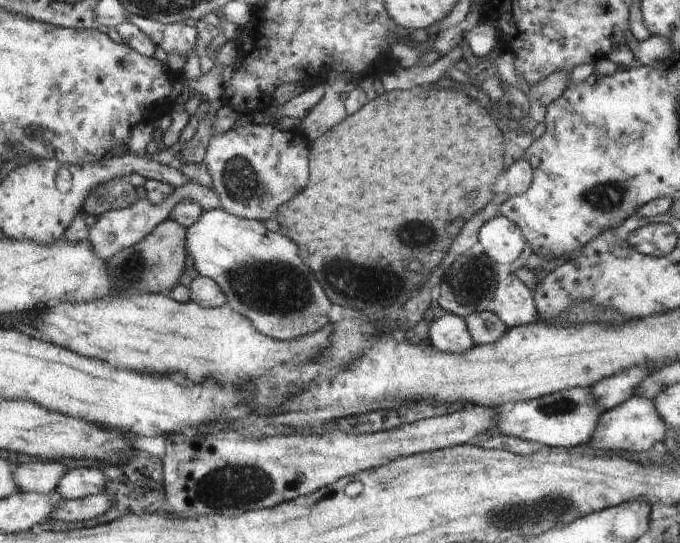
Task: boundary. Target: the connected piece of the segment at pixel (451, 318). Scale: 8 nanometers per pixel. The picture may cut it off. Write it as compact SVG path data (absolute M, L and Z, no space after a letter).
M451 313L432 322L429 338L433 348L446 354L466 354L475 348L467 320Z

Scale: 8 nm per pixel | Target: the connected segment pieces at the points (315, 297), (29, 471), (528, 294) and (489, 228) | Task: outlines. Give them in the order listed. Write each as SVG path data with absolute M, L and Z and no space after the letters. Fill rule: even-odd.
M204 211L198 221L187 228L188 250L194 261L193 269L204 277L212 278L226 298L226 305L252 322L260 334L279 340L294 340L296 336L310 334L328 324L328 310L333 305L326 292L320 288L312 270L298 256L292 240L280 232L269 232L262 221L238 218L226 211Z
M47 459L15 464L14 468L20 491L37 494L49 494L58 489L64 474L68 472L68 466L62 462Z
M514 273L508 274L506 278L499 280L494 292L494 313L503 320L508 329L521 325L534 324L540 321L538 310L536 309L532 290L527 287L528 282L520 280Z
M499 215L488 220L480 228L478 241L484 247L484 253L489 258L496 260L498 264L514 265L522 256L527 240L524 239L523 232L514 222Z

